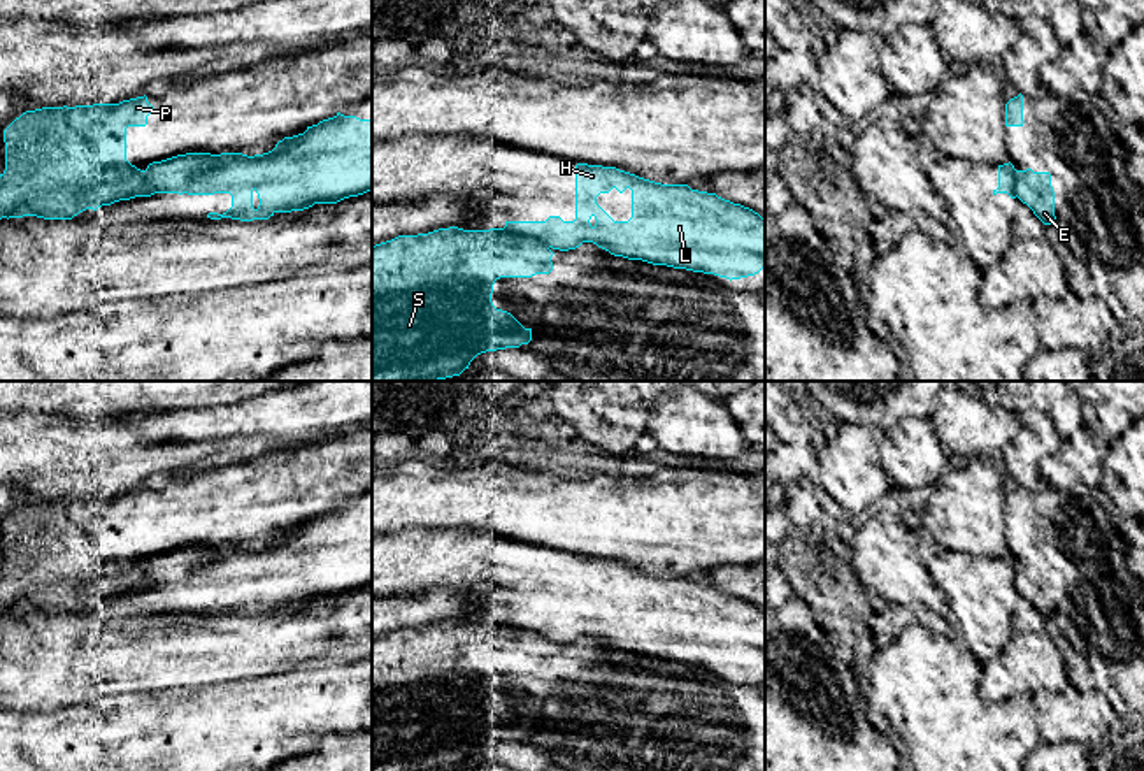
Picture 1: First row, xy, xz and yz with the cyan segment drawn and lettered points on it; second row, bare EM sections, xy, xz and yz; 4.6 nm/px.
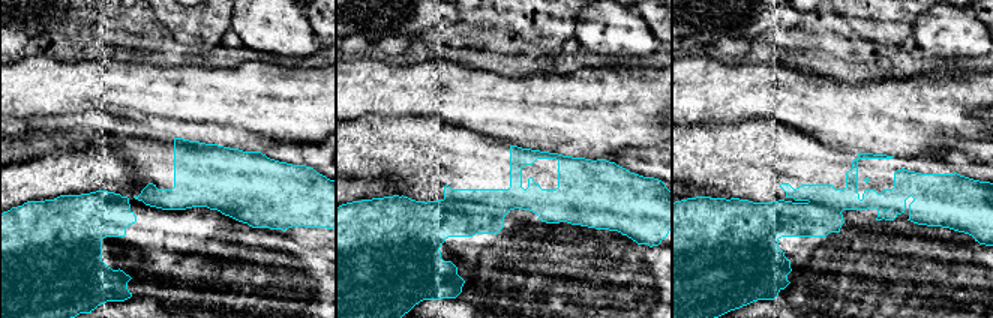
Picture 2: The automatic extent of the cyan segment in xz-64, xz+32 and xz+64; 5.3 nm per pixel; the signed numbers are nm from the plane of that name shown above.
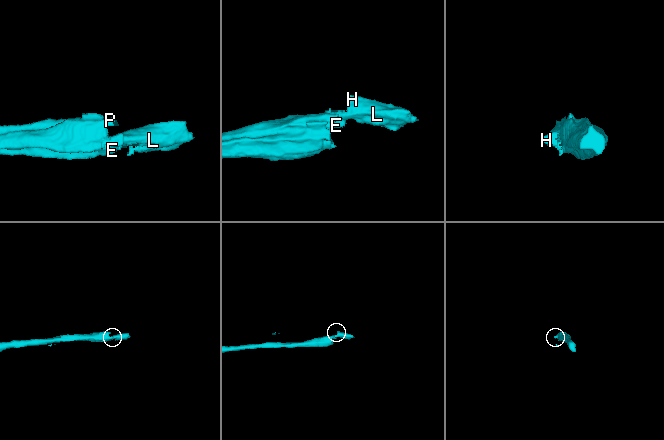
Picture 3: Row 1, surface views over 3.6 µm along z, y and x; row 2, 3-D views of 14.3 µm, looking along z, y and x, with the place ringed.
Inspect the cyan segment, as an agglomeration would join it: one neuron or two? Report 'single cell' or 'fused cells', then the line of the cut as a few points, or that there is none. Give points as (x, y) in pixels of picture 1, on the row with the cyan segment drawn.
fused cells; cut in xz along (502, 229), (513, 234), (532, 236), (550, 246)

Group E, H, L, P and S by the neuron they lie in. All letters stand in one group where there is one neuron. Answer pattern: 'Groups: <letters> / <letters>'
Groups: E P S / H L

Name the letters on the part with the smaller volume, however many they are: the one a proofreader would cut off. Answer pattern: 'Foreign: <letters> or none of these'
Foreign: H, L

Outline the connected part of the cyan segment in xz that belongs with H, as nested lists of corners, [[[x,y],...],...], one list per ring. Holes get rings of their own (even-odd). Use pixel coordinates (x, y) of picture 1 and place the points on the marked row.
[[[576,165],[576,220],[549,216],[546,221],[505,221],[504,230],[533,237],[560,251],[593,242],[614,256],[642,260],[693,272],[740,279],[765,267],[765,220],[749,207],[733,204],[716,193],[691,190],[688,184],[661,184],[616,167]],[[616,188],[632,190],[632,218],[614,221],[598,204],[600,193]]]

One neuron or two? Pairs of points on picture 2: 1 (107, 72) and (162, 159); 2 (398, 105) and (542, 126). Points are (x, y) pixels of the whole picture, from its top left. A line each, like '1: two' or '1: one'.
1: two
2: one

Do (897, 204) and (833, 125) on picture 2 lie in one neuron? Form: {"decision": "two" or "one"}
{"decision": "two"}

